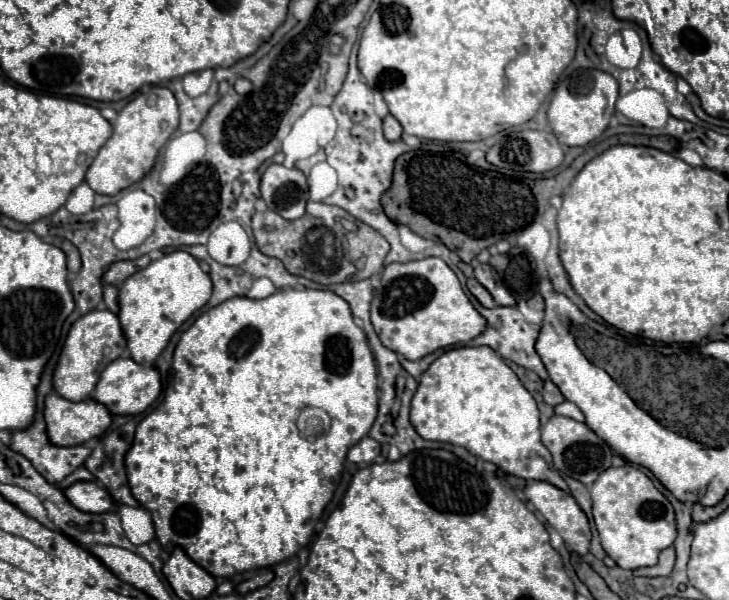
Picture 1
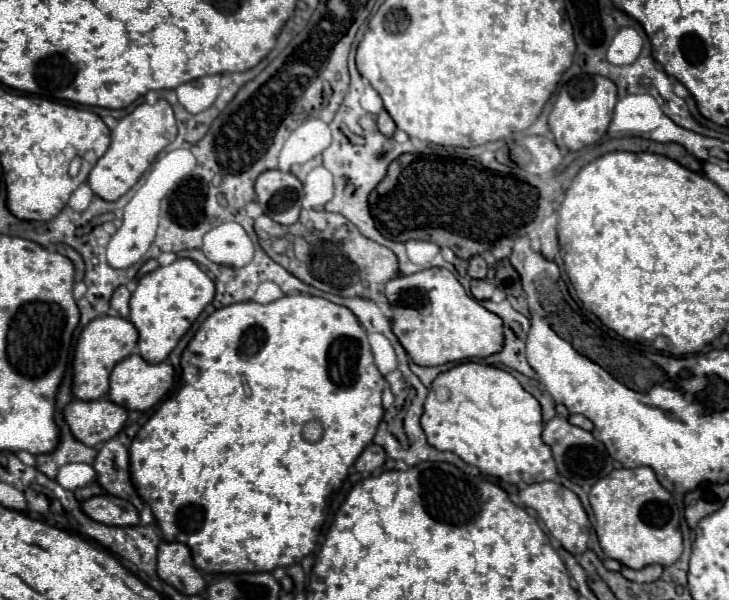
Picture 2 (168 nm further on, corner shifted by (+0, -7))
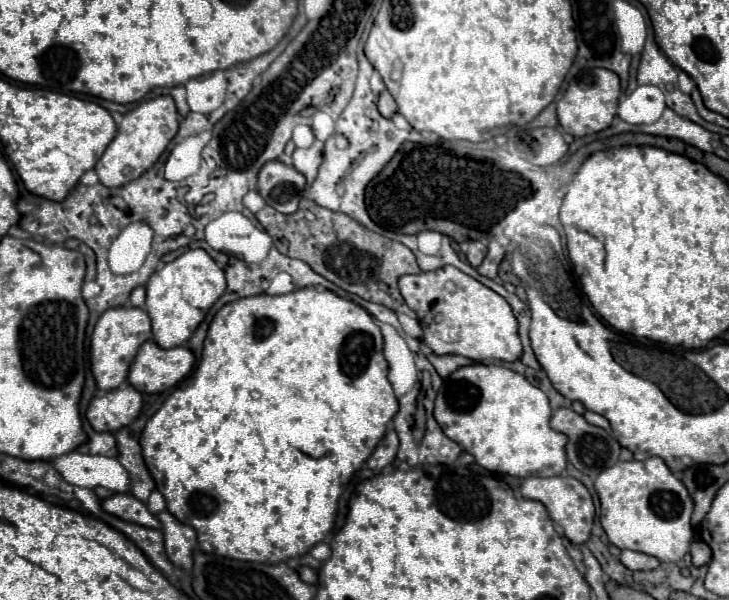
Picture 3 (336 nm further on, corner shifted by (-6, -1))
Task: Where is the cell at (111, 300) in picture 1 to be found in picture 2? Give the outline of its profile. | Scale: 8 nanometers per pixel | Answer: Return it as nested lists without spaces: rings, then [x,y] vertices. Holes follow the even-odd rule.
[[[119,287],[113,297],[111,297],[111,307],[121,315],[121,317],[129,317],[129,289],[127,287]]]

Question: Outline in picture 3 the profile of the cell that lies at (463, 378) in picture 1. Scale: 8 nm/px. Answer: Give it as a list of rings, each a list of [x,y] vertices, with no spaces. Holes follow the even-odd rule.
[[[467,365],[459,367],[453,371],[445,381],[443,387],[437,393],[435,399],[435,421],[451,437],[455,443],[461,445],[467,453],[475,457],[475,461],[485,467],[487,471],[493,473],[505,473],[513,477],[529,477],[529,475],[539,475],[539,477],[553,477],[561,475],[567,465],[565,457],[565,443],[567,437],[563,433],[557,433],[549,427],[549,417],[551,417],[551,407],[547,395],[531,385],[523,375],[499,367],[499,365]]]

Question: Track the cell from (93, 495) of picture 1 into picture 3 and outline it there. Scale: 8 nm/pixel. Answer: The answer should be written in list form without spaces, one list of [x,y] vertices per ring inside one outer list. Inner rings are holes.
[[[115,493],[109,499],[101,501],[103,511],[129,521],[129,523],[137,523],[143,527],[151,527],[151,529],[161,529],[161,523],[155,515],[149,513],[147,505],[143,501],[139,501],[137,497],[133,497],[131,493]]]

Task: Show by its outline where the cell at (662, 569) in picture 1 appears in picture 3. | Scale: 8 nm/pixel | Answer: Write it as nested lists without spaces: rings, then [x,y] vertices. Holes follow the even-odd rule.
[[[621,551],[621,563],[633,571],[649,571],[659,567],[659,561],[655,557],[649,557],[637,551]]]

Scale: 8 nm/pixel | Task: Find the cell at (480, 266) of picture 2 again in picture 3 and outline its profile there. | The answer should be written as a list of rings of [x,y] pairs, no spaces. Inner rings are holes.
[[[471,241],[469,243],[469,249],[467,249],[467,261],[473,265],[473,267],[479,267],[483,263],[487,255],[487,245],[481,243],[481,241]]]

